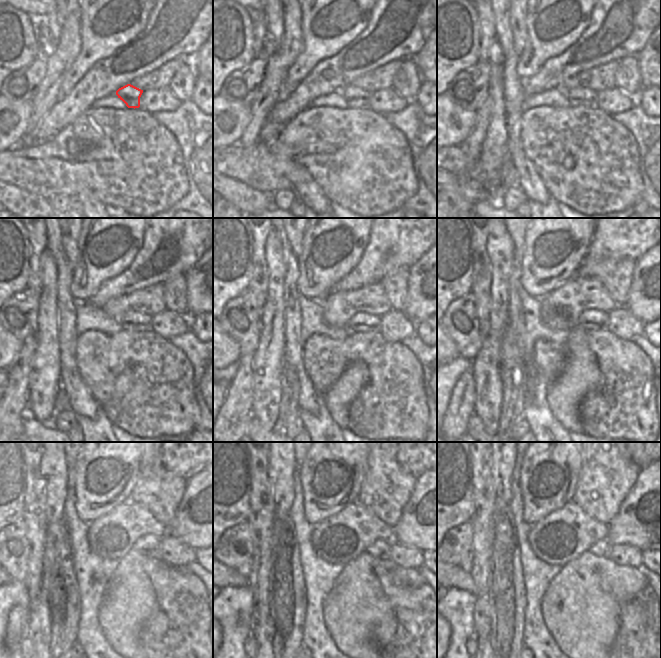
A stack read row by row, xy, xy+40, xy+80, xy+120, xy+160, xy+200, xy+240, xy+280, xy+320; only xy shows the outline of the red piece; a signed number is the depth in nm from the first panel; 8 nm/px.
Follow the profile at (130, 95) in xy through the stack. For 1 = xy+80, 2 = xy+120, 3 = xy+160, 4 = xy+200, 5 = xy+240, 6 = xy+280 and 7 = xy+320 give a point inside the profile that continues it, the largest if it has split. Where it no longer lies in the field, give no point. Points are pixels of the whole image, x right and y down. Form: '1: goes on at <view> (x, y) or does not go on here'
1: goes on at xy+80 (585, 97)
2: goes on at xy+120 (135, 321)
3: goes on at xy+160 (361, 322)
4: goes on at xy+200 (590, 319)
5: goes on at xy+240 (149, 545)
6: goes on at xy+280 (380, 548)
7: goes on at xy+320 (602, 548)

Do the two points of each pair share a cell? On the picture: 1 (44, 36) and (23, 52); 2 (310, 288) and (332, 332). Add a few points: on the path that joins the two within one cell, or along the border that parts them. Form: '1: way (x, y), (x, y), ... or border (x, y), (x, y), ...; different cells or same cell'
1: border (36, 39), (41, 47), (42, 55); different cells
2: border (299, 292), (311, 299), (319, 300); different cells

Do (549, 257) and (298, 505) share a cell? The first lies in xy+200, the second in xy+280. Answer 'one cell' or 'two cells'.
two cells

